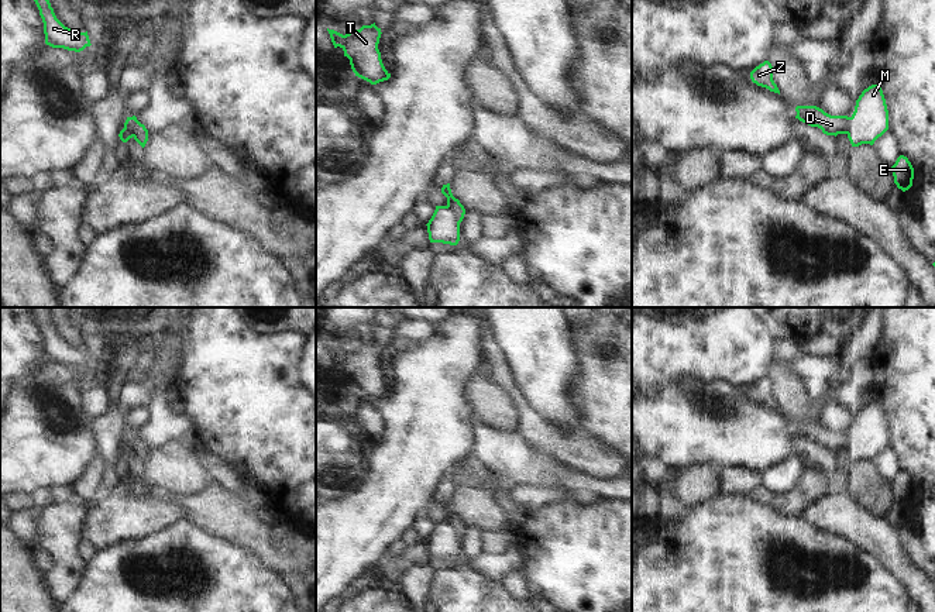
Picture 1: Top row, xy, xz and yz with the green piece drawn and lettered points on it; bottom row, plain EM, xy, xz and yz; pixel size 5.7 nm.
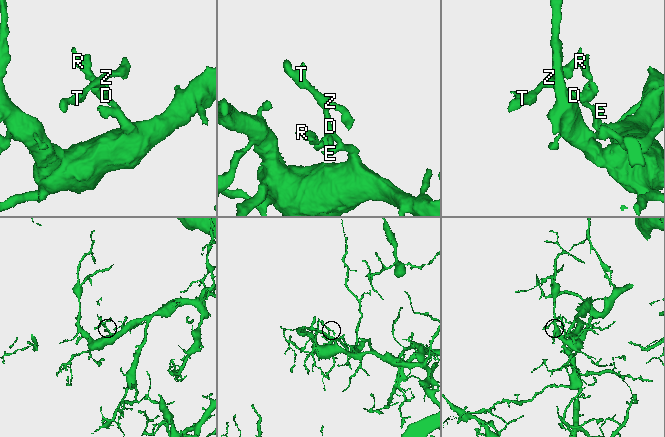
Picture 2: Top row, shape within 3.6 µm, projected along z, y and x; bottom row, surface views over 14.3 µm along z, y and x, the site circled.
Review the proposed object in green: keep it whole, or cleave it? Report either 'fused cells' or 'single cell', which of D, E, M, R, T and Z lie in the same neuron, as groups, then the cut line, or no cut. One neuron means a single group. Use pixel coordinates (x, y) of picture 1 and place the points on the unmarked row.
fused cells; D E T Z / M R; cut in xz along (446, 522), (460, 537)

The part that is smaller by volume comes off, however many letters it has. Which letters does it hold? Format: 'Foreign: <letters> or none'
Foreign: M, R

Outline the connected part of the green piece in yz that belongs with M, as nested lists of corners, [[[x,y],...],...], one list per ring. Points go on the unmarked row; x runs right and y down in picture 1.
[[[872,400],[862,408],[852,437],[855,443],[848,448],[852,463],[873,461],[888,446],[888,426],[879,400]]]

